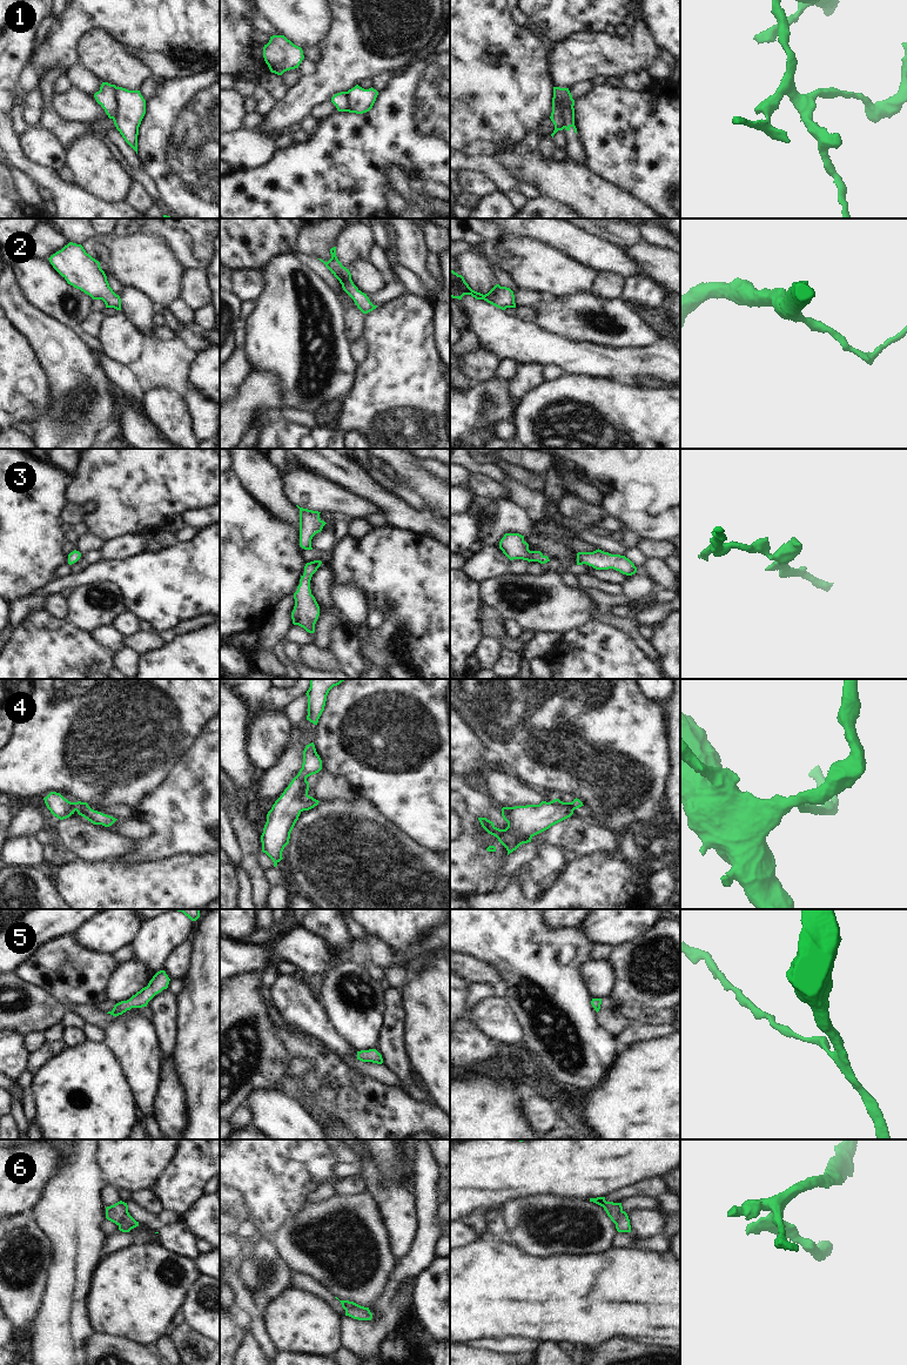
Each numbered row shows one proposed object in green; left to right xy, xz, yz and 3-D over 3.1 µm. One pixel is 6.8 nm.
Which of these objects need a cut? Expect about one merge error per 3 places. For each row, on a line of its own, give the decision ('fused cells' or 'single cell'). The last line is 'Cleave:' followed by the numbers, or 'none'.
1: fused cells
2: single cell
3: single cell
4: single cell
5: single cell
6: single cell
Cleave: 1

